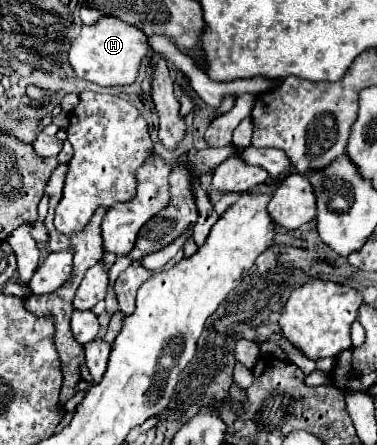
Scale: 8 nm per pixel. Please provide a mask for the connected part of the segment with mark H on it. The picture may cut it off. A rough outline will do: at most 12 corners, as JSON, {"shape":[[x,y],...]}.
{"shape":[[115,16],[71,42],[75,74],[99,86],[135,82],[149,52],[141,28]]}

